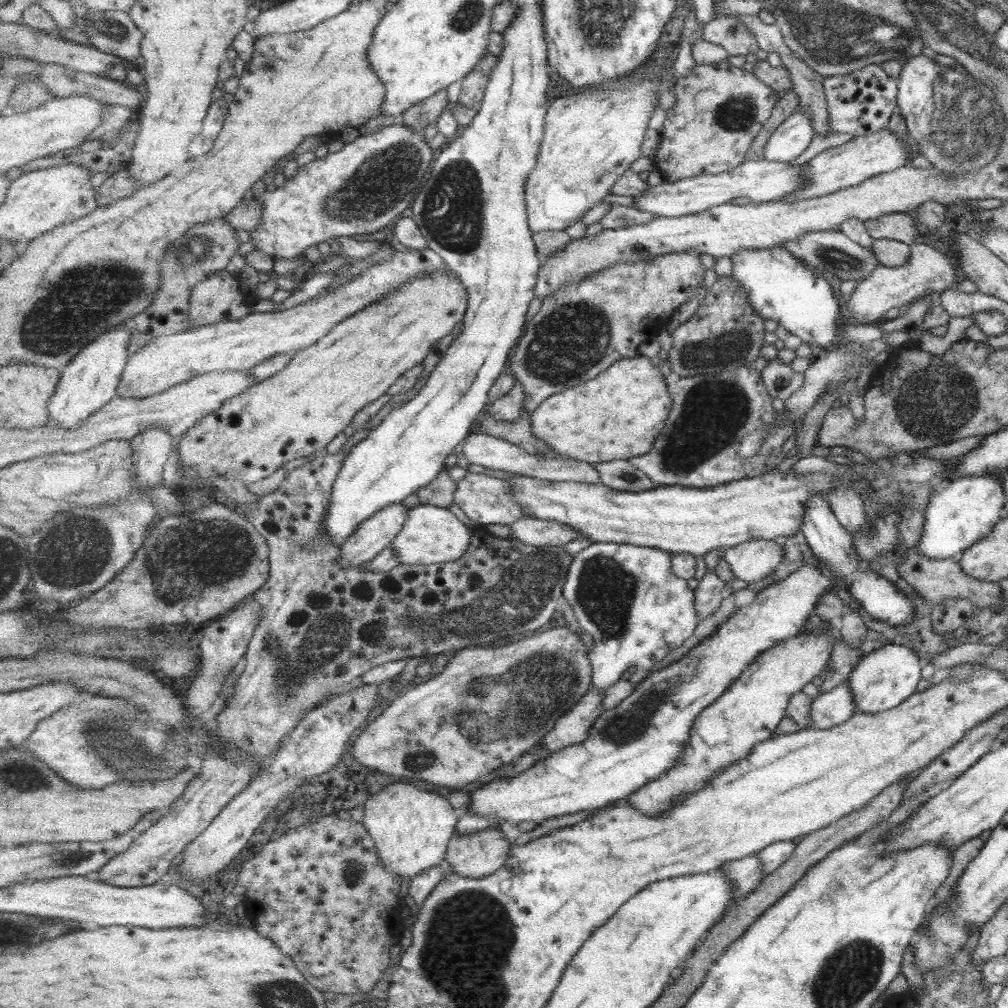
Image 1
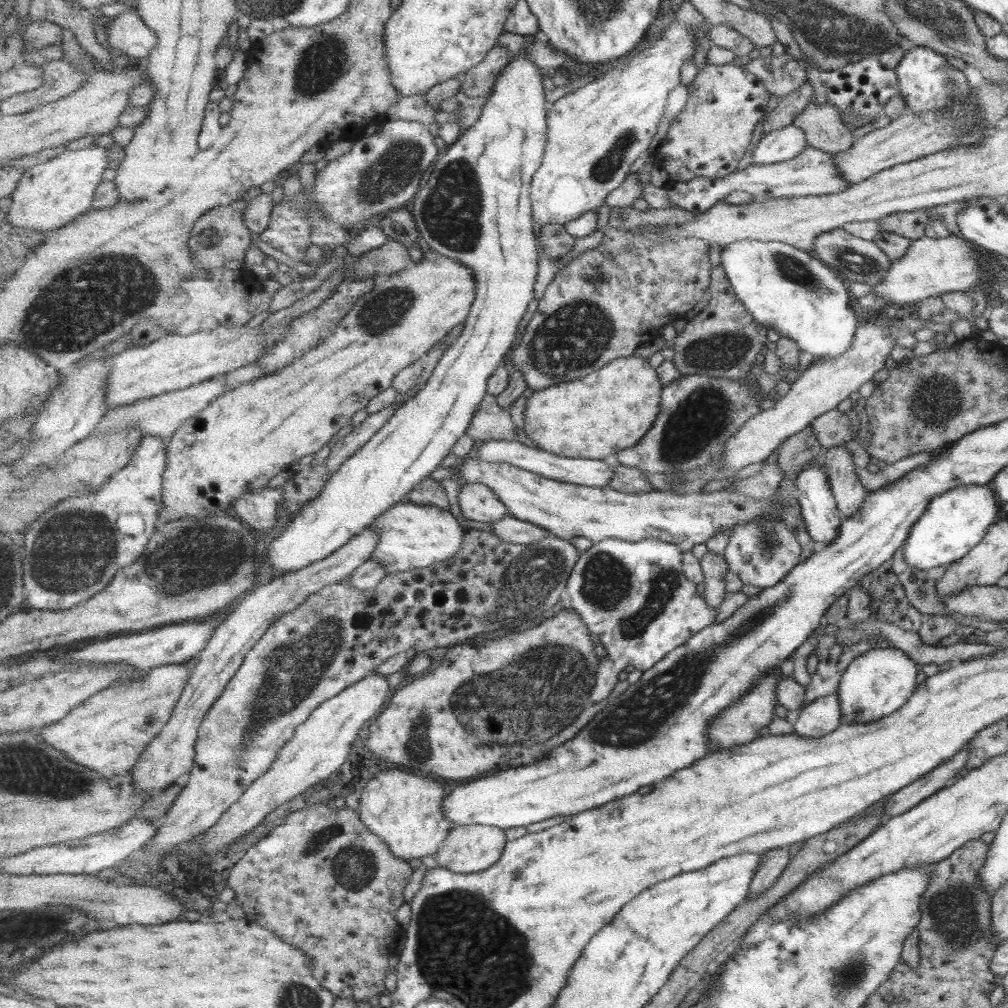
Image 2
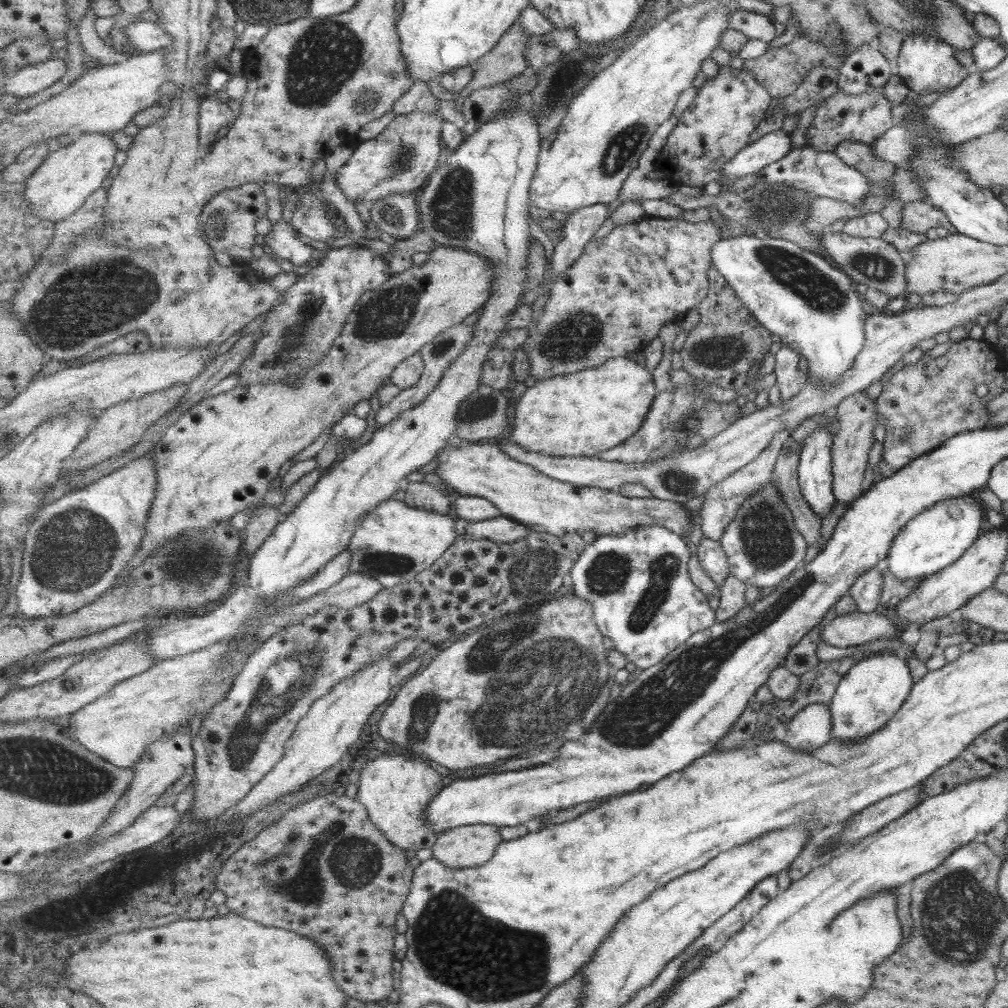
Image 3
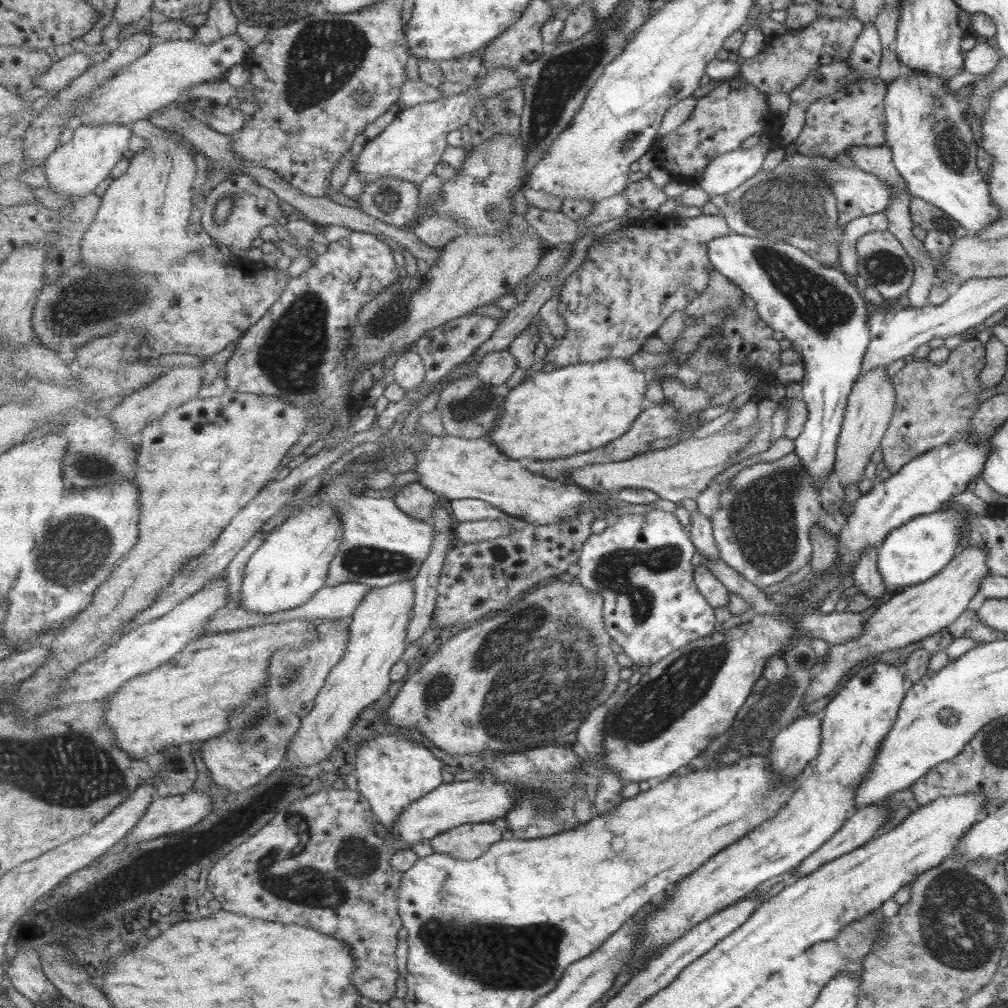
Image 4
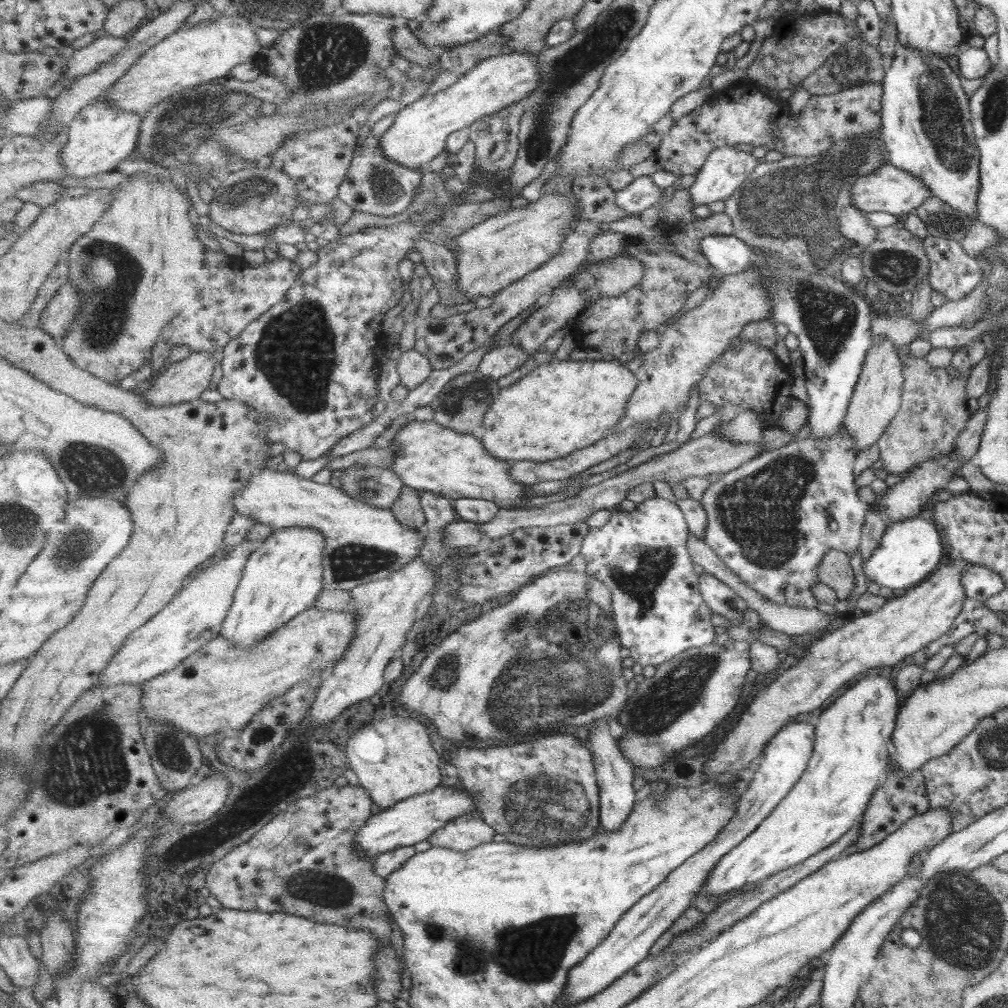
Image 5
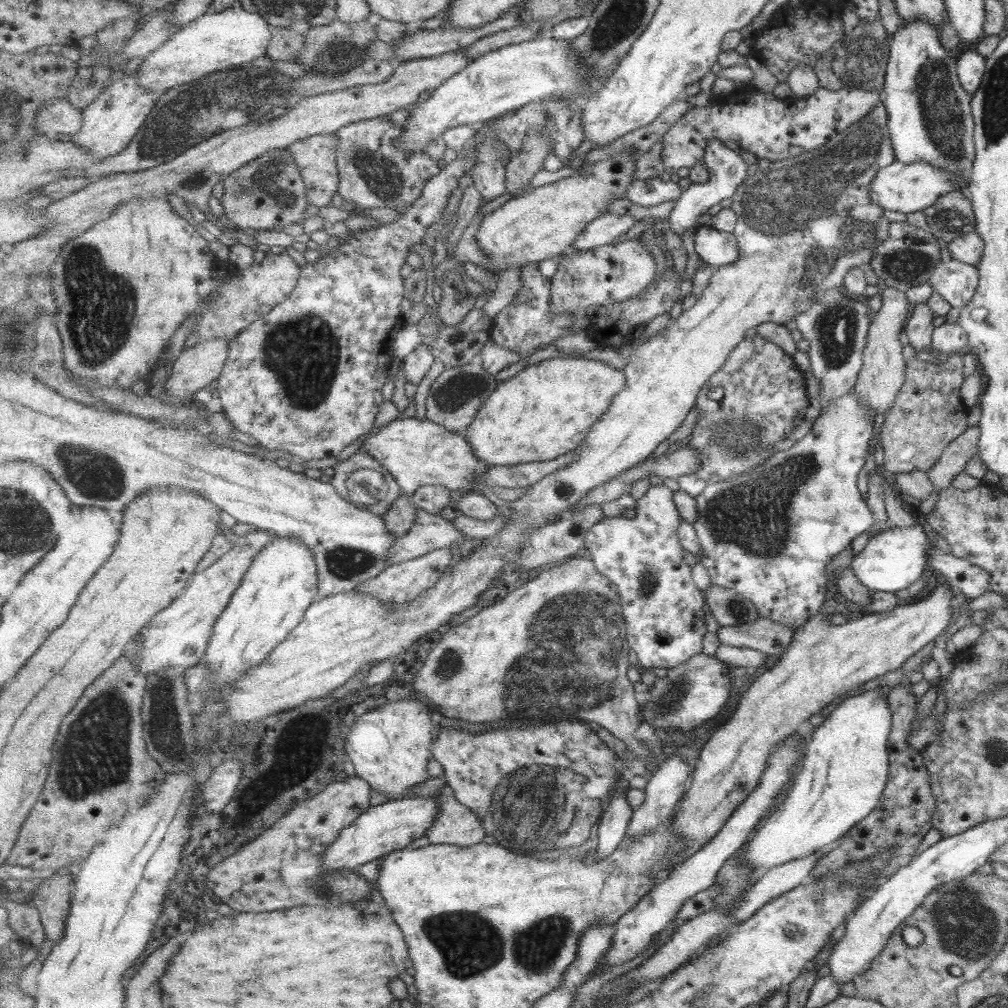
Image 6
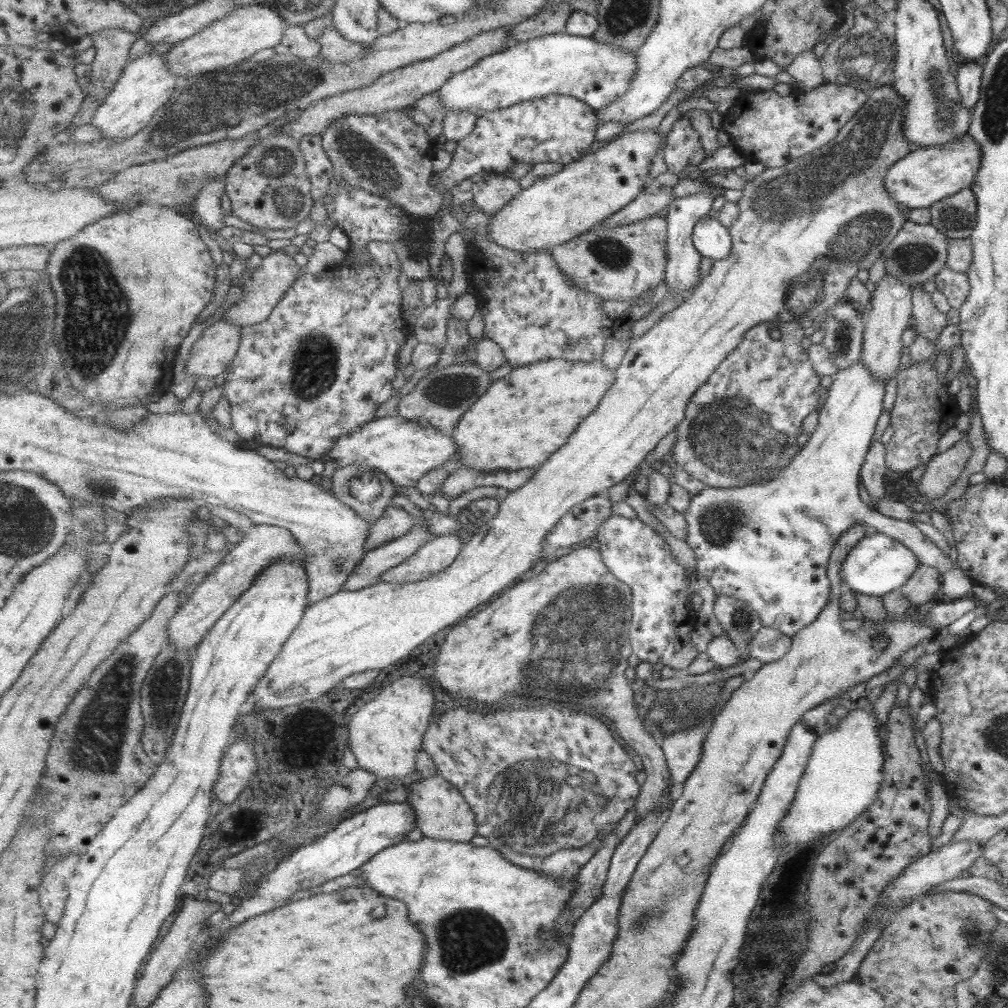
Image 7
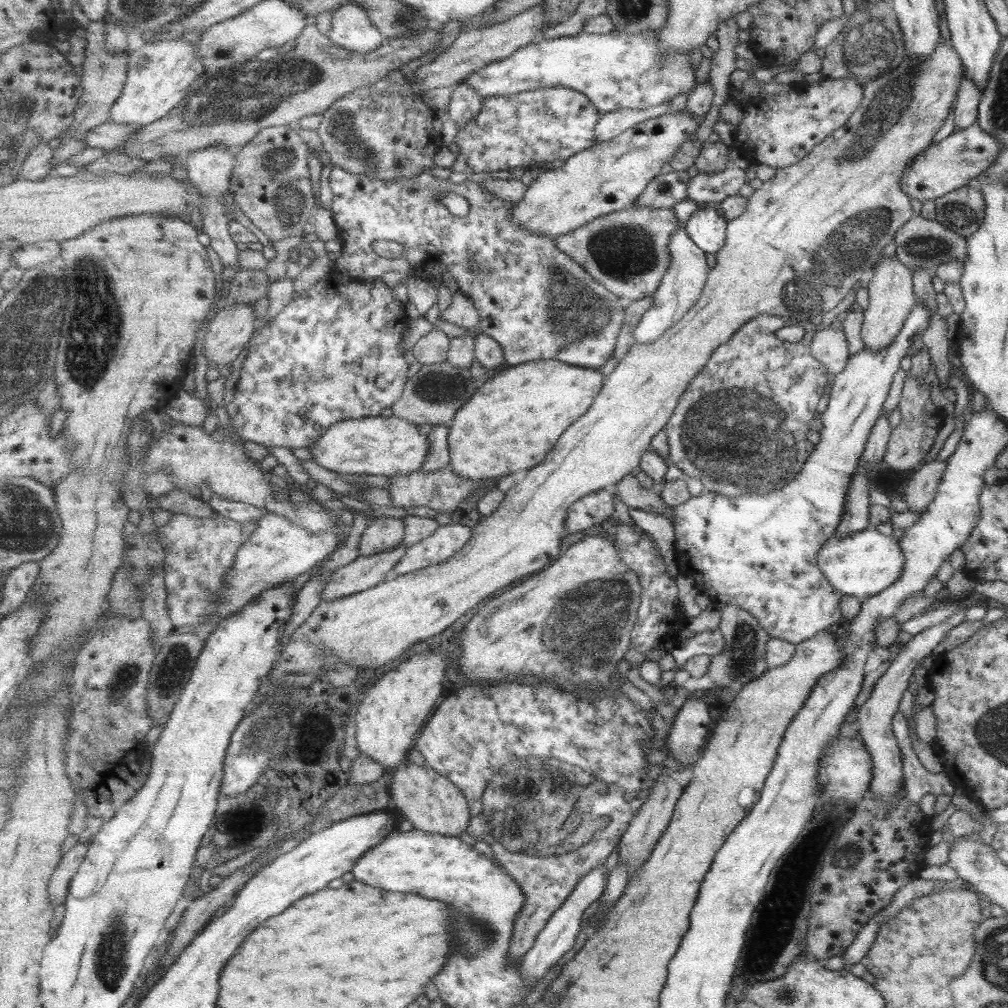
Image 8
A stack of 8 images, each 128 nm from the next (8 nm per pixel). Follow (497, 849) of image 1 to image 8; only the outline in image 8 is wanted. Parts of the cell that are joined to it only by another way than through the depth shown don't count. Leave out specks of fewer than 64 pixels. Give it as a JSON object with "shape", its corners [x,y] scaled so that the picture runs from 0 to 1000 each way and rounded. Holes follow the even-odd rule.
{"shape":[[[403,756],[403,759],[395,761],[392,765],[391,778],[389,778],[390,794],[395,808],[405,813],[412,822],[422,825],[438,826],[445,829],[456,830],[461,824],[464,826],[469,808],[464,795],[464,791],[458,786],[458,783],[446,771],[440,770],[436,764],[427,759],[417,760],[411,756]]]}

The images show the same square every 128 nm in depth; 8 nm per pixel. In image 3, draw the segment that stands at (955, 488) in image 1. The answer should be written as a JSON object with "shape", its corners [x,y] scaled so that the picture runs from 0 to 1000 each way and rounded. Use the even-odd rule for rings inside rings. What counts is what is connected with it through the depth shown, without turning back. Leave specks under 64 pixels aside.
{"shape":[[[962,490],[934,496],[923,502],[923,505],[911,509],[891,527],[891,531],[883,539],[880,552],[880,564],[883,565],[883,569],[900,577],[905,573],[918,573],[941,563],[976,527],[979,522],[976,505],[977,502],[967,490]]]}

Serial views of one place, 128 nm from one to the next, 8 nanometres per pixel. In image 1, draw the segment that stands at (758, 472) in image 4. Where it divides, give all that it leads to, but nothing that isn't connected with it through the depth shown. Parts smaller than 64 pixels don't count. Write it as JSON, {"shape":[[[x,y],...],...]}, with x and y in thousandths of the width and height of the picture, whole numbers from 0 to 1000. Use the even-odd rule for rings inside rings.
{"shape":[[[744,535],[730,543],[720,544],[718,556],[724,561],[729,573],[749,578],[766,571],[778,558],[777,538],[774,536]]]}

